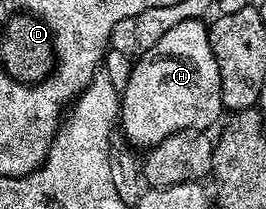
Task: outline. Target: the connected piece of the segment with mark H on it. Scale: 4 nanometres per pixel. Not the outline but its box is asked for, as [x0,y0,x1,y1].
[120,18,224,148]

